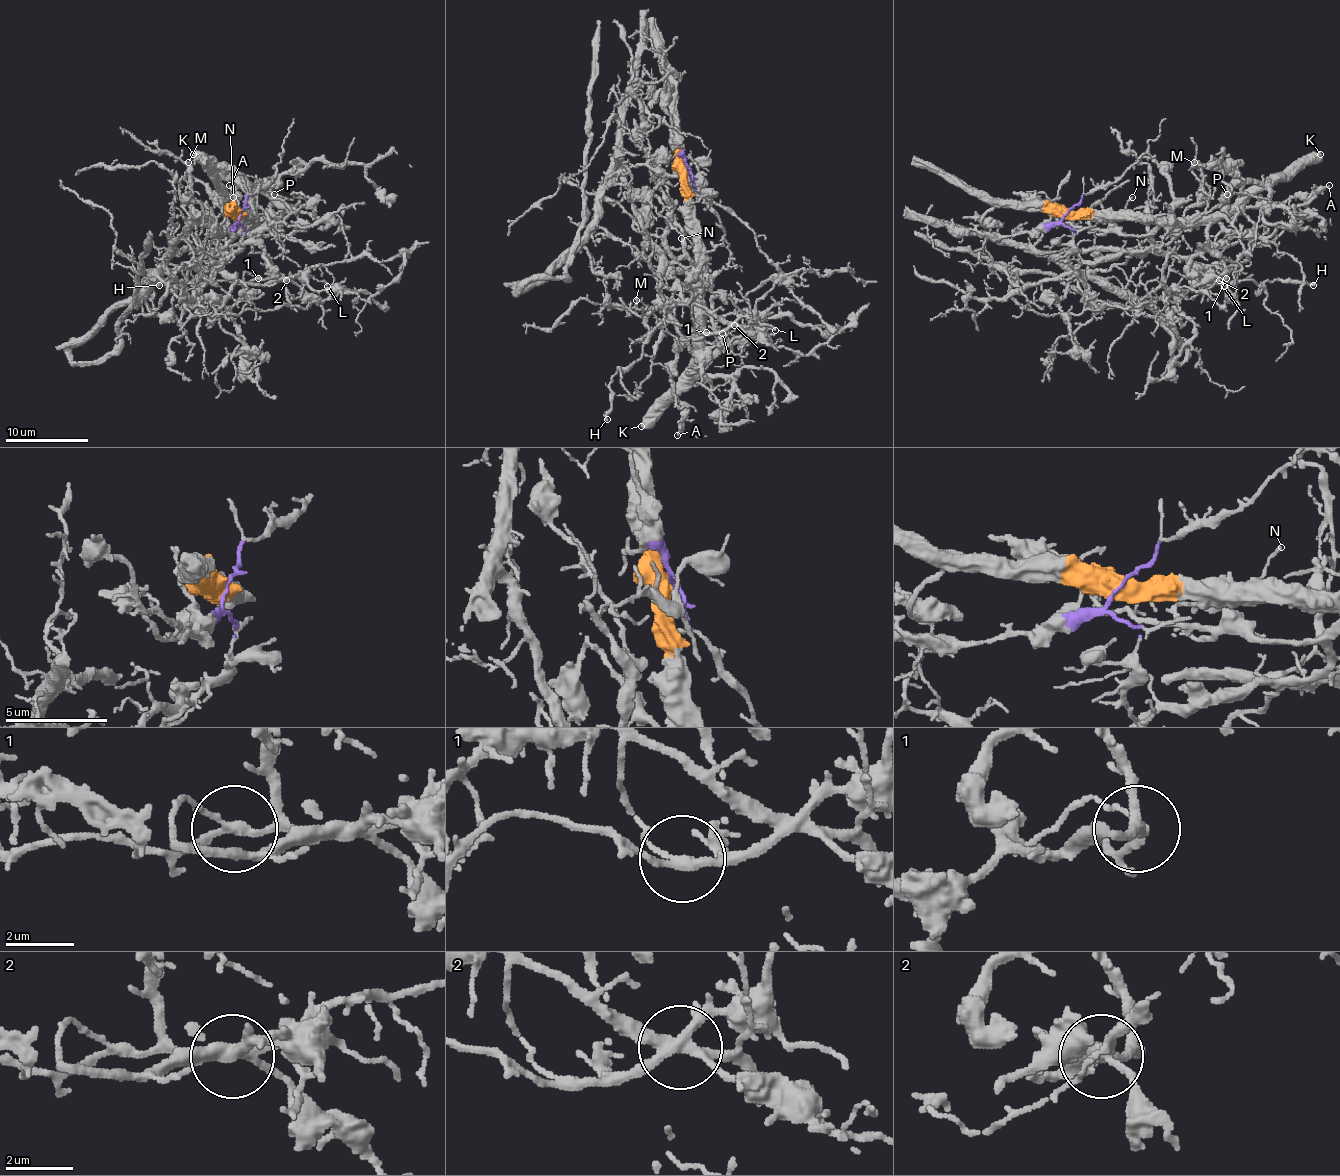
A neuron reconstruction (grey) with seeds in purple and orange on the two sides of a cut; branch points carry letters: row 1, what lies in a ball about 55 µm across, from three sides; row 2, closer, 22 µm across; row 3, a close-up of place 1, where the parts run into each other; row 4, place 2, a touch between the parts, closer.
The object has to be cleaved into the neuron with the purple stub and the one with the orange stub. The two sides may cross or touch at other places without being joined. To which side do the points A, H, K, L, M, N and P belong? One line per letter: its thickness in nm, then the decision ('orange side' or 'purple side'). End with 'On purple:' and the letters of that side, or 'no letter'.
A: 260 nm thick; orange side
H: 200 nm thick; orange side
K: 500 nm thick; orange side
L: 140 nm thick; orange side
M: 240 nm thick; orange side
N: 140 nm thick; orange side
P: 180 nm thick; orange side
On purple: no letter

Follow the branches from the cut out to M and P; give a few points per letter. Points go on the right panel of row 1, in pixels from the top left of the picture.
M: (1066, 214), (1185, 222), (1183, 214), (1197, 201), (1203, 174), (1193, 162)
P: (1066, 214), (1220, 218), (1247, 191), (1260, 185), (1237, 183), (1224, 189), (1226, 193)

